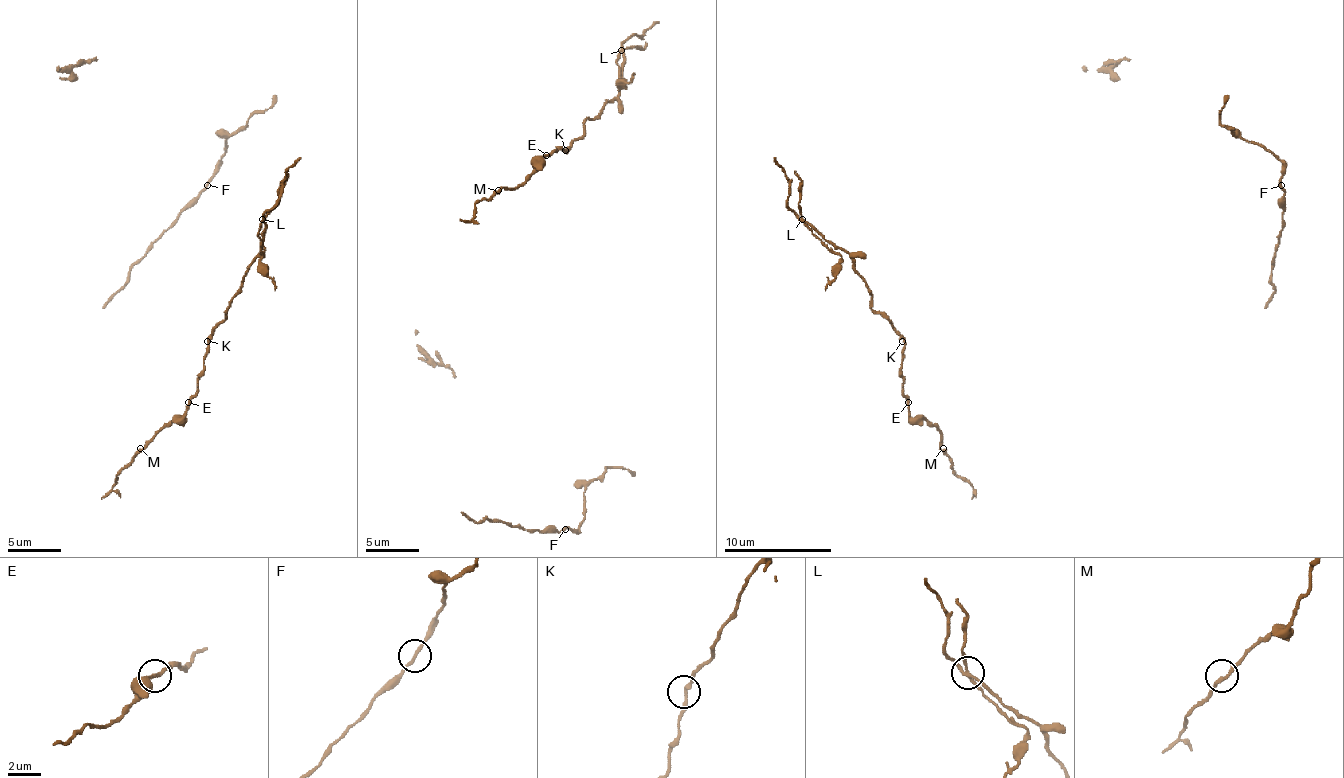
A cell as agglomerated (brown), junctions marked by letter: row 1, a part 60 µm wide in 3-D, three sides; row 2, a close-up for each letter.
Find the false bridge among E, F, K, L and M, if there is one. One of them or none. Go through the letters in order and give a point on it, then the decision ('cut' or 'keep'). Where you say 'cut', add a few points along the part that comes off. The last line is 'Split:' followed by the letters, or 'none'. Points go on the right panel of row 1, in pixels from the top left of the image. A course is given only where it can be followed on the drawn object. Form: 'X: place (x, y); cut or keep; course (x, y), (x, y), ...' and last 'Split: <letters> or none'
E: place (908, 402); keep
F: place (1281, 185); keep
K: place (902, 341); keep
L: place (802, 219); cut; course (803, 220), (841, 257), (835, 279), (824, 290)
M: place (943, 448); keep
Split: L

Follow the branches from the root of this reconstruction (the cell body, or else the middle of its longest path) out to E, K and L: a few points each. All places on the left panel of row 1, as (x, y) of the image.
E: (140, 451), (164, 427), (183, 416), (188, 402)
K: (140, 451), (164, 427), (183, 416), (188, 400), (196, 392), (196, 378), (204, 368), (207, 341)
L: (140, 451), (183, 416), (196, 392), (207, 338), (226, 319), (242, 276), (260, 252), (263, 220)

